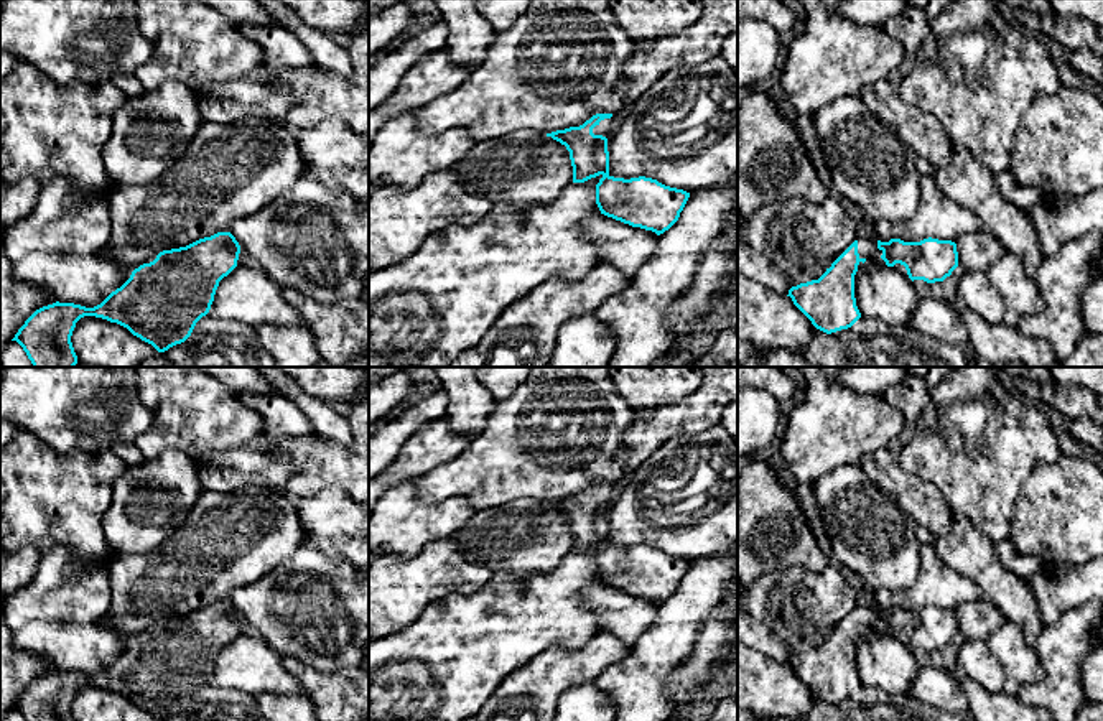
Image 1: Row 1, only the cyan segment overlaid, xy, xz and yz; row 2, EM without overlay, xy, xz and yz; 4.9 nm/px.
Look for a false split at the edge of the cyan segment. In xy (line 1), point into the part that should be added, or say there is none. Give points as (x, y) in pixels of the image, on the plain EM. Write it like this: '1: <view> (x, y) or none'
1: none

